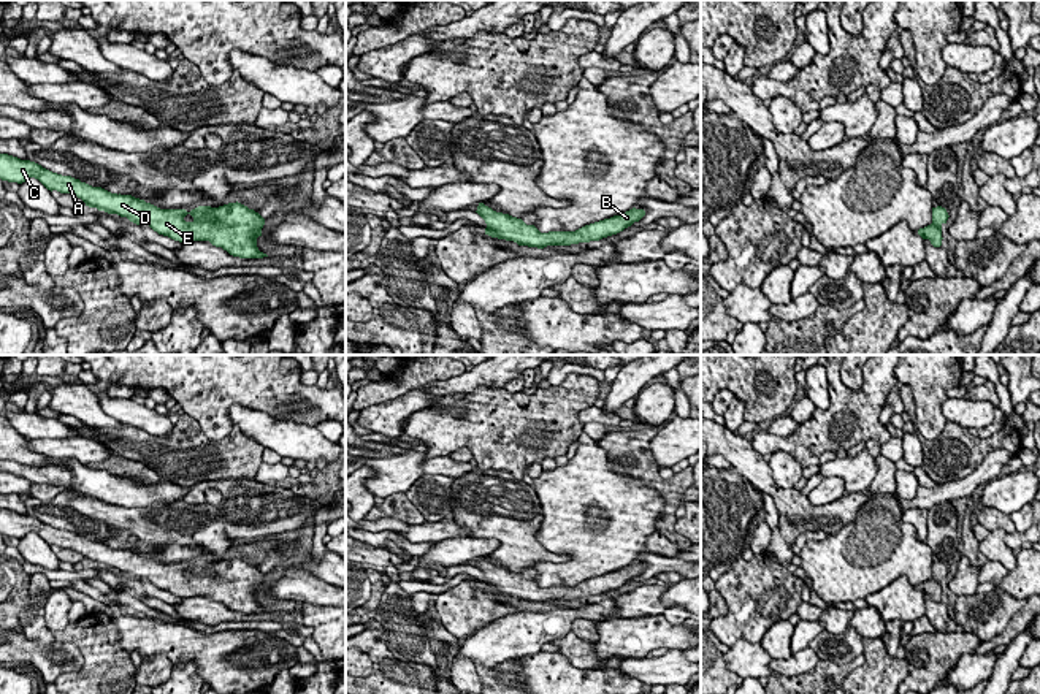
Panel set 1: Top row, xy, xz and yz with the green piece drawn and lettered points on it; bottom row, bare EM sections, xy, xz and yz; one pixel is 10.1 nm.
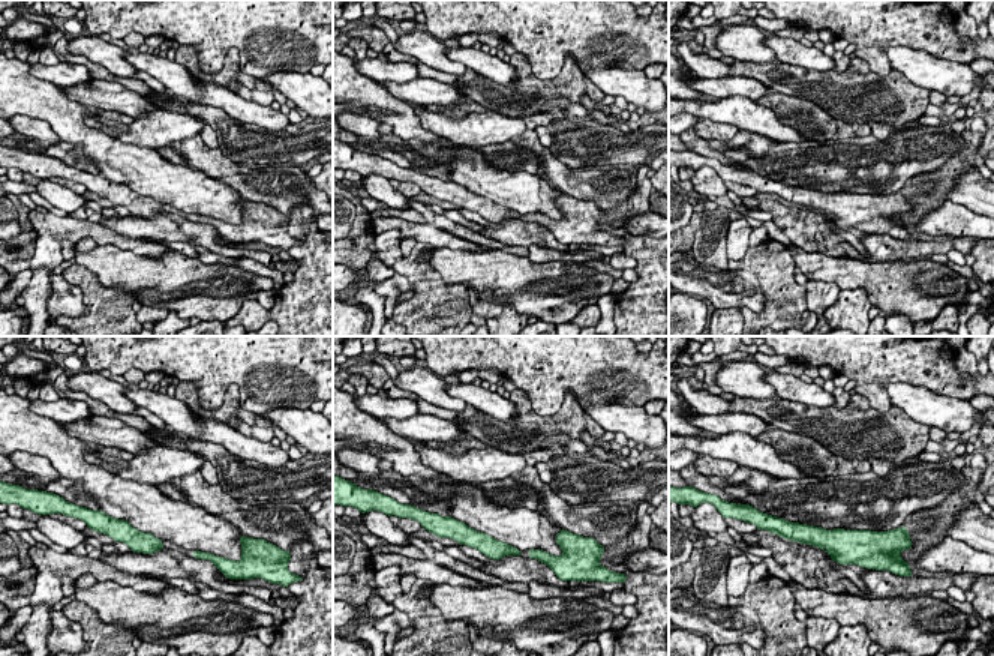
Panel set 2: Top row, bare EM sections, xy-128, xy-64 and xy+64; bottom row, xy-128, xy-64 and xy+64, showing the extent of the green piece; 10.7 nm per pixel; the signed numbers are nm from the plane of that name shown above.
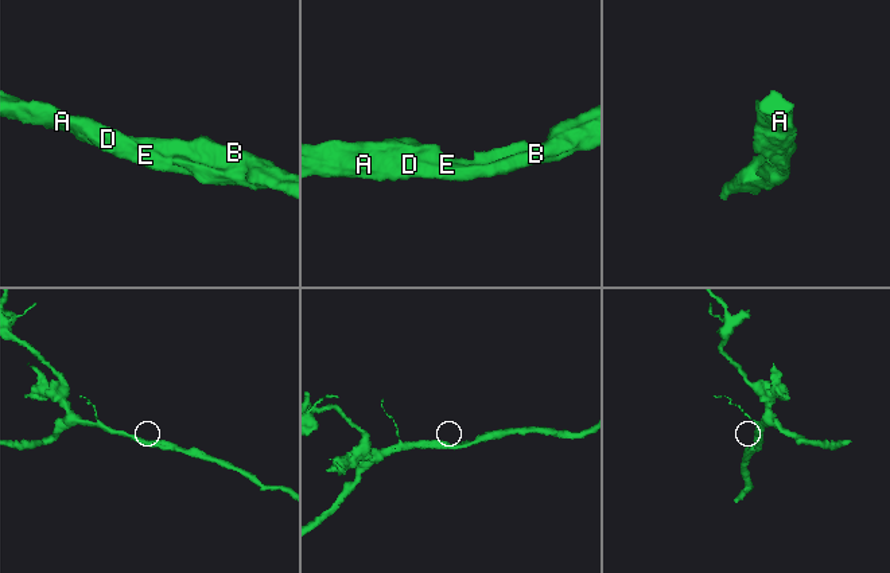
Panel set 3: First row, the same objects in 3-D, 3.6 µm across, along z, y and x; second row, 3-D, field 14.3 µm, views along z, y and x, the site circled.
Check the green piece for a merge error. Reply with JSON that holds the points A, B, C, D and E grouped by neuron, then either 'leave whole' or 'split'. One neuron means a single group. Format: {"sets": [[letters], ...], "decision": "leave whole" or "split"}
{"sets": [["A", "B", "C", "D", "E"]], "decision": "leave whole"}

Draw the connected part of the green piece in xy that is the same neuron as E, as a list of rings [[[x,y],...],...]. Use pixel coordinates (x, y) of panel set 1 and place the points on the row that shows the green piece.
[[[0,154],[2,181],[22,184],[29,177],[38,179],[51,192],[75,195],[89,208],[127,217],[136,225],[146,223],[159,235],[179,242],[209,241],[233,257],[268,257],[257,247],[265,219],[238,201],[219,208],[198,206],[190,212],[185,209],[160,209],[132,195],[111,193],[71,176],[52,173],[35,162]]]

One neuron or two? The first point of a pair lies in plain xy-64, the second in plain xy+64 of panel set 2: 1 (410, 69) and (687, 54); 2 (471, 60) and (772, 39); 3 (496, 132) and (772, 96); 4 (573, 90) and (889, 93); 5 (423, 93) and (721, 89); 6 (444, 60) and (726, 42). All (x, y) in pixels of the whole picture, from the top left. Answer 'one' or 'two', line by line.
1: one
2: one
3: two
4: one
5: one
6: one

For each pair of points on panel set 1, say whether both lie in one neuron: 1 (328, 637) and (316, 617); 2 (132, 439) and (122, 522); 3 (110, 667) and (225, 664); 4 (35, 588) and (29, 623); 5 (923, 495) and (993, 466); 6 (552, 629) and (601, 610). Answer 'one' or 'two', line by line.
1: one
2: two
3: two
4: one
5: one
6: one

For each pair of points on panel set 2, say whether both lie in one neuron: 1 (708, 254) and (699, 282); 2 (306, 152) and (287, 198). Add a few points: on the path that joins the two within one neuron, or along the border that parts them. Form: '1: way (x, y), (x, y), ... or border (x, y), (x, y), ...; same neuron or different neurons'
1: border (691, 251), (697, 260), (727, 269); different neurons
2: border (266, 164), (302, 164), (305, 167); different neurons

